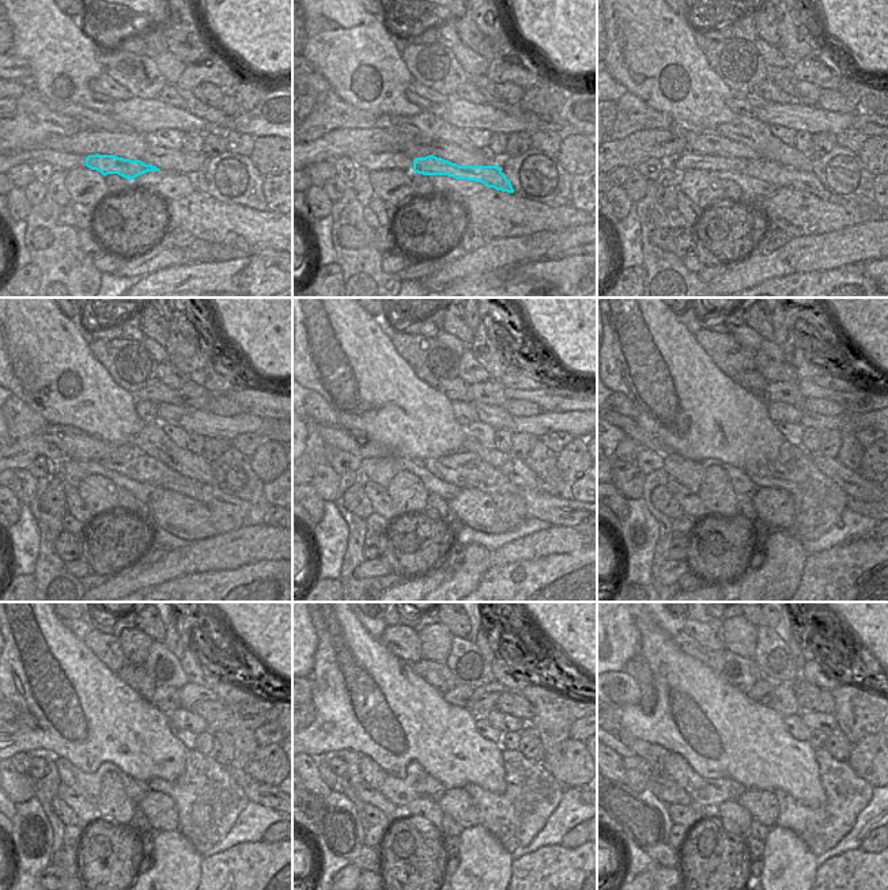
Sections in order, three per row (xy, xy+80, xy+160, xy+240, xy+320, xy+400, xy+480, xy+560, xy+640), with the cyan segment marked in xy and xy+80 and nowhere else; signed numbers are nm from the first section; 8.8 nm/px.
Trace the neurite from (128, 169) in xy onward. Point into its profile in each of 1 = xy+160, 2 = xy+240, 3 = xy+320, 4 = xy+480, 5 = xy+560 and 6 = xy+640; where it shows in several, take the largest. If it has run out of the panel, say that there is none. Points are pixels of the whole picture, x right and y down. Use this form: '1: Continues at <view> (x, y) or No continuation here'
1: Continues at xy+160 (766, 170)
2: Continues at xy+240 (244, 512)
3: Continues at xy+320 (556, 510)
4: No continuation here
5: No continuation here
6: No continuation here

